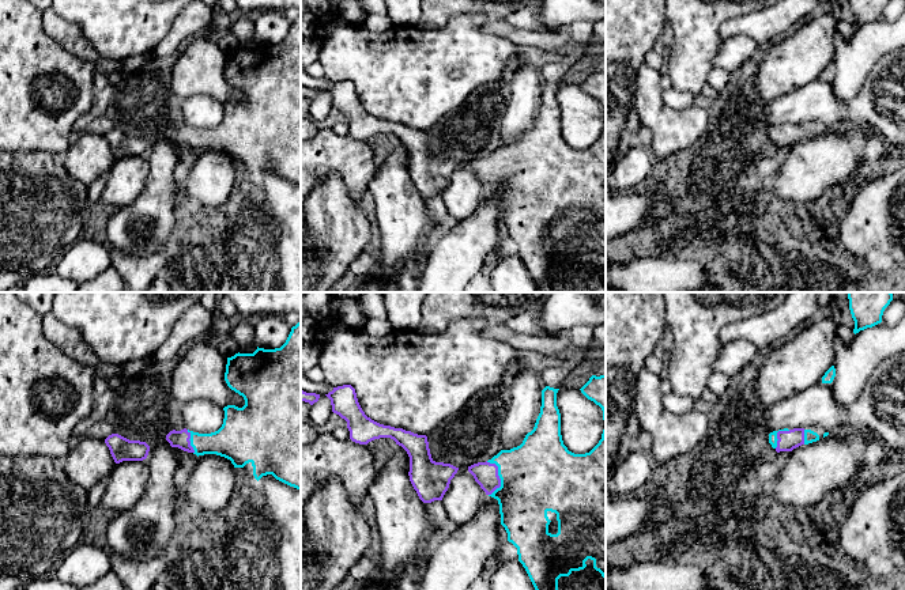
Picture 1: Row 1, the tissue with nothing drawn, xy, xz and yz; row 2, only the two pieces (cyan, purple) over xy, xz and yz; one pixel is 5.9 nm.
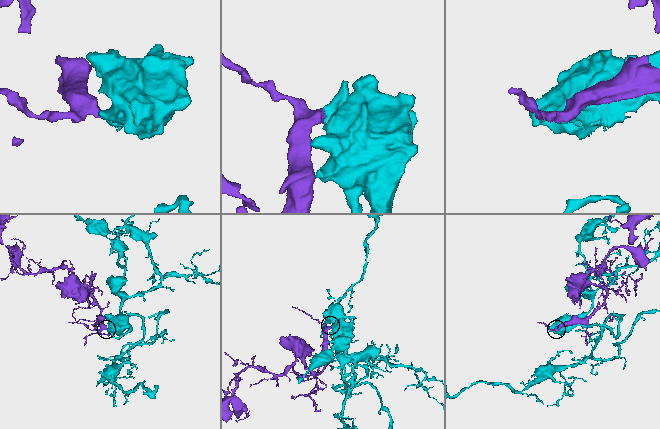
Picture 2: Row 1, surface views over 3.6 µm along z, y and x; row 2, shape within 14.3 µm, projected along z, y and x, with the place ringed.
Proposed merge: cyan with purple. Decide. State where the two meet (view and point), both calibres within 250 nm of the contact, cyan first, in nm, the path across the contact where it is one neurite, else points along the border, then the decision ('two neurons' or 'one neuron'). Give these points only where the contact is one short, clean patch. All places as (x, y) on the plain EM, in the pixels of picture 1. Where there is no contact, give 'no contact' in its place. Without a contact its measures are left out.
contact xz (498, 170); calibres 440 and 140 nm; way xz (540, 170), (498, 170), (486, 170); one neuron

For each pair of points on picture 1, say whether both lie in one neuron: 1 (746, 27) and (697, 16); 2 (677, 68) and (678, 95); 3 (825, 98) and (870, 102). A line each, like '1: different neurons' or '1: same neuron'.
1: different neurons
2: different neurons
3: same neuron

